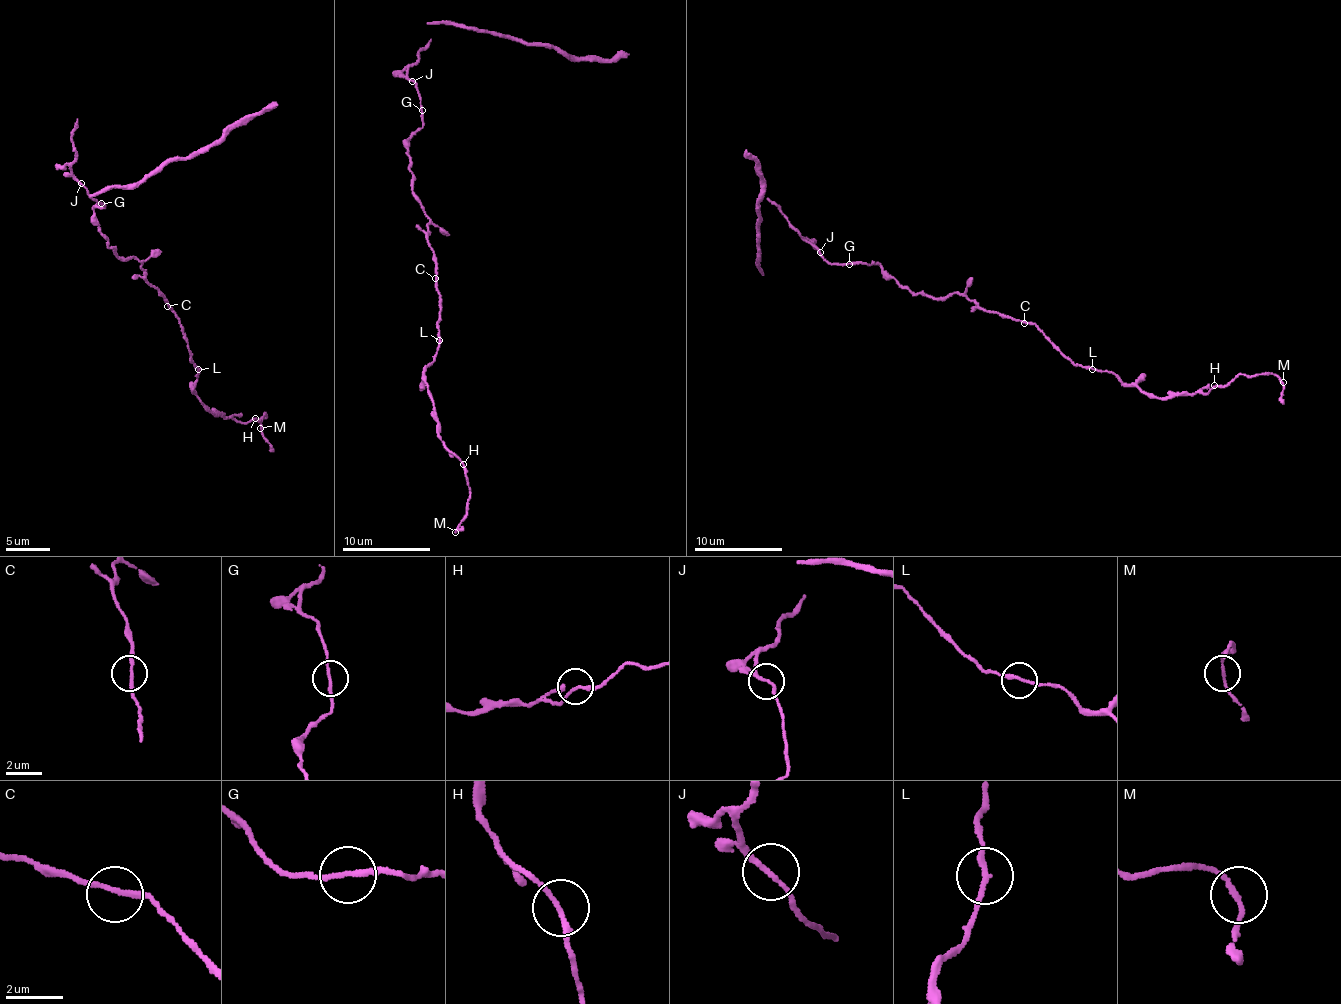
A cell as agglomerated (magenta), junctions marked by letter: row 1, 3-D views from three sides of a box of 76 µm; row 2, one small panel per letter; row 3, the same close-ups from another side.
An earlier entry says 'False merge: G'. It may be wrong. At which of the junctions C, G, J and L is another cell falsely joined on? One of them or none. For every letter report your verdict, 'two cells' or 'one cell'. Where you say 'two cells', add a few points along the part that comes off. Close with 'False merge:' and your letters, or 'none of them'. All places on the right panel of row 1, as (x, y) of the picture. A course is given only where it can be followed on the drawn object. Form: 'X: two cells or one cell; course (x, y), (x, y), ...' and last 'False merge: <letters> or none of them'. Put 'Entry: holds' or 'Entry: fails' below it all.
C: one cell
G: one cell
J: one cell
L: one cell
False merge: none of them
Entry: fails

